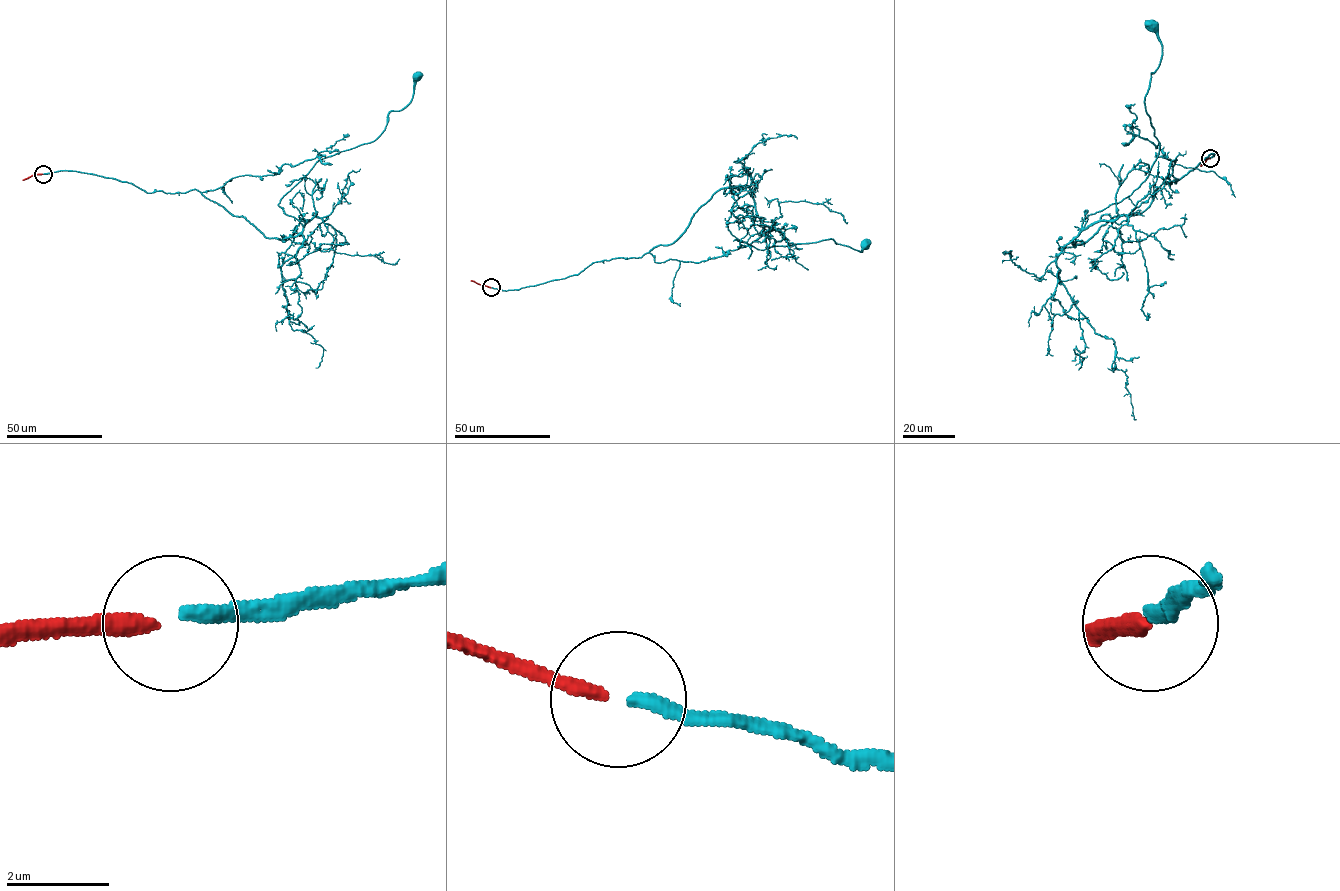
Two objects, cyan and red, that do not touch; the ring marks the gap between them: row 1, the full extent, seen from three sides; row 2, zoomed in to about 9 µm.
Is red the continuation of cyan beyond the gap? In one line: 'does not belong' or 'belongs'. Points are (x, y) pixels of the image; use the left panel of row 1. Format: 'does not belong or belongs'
belongs

